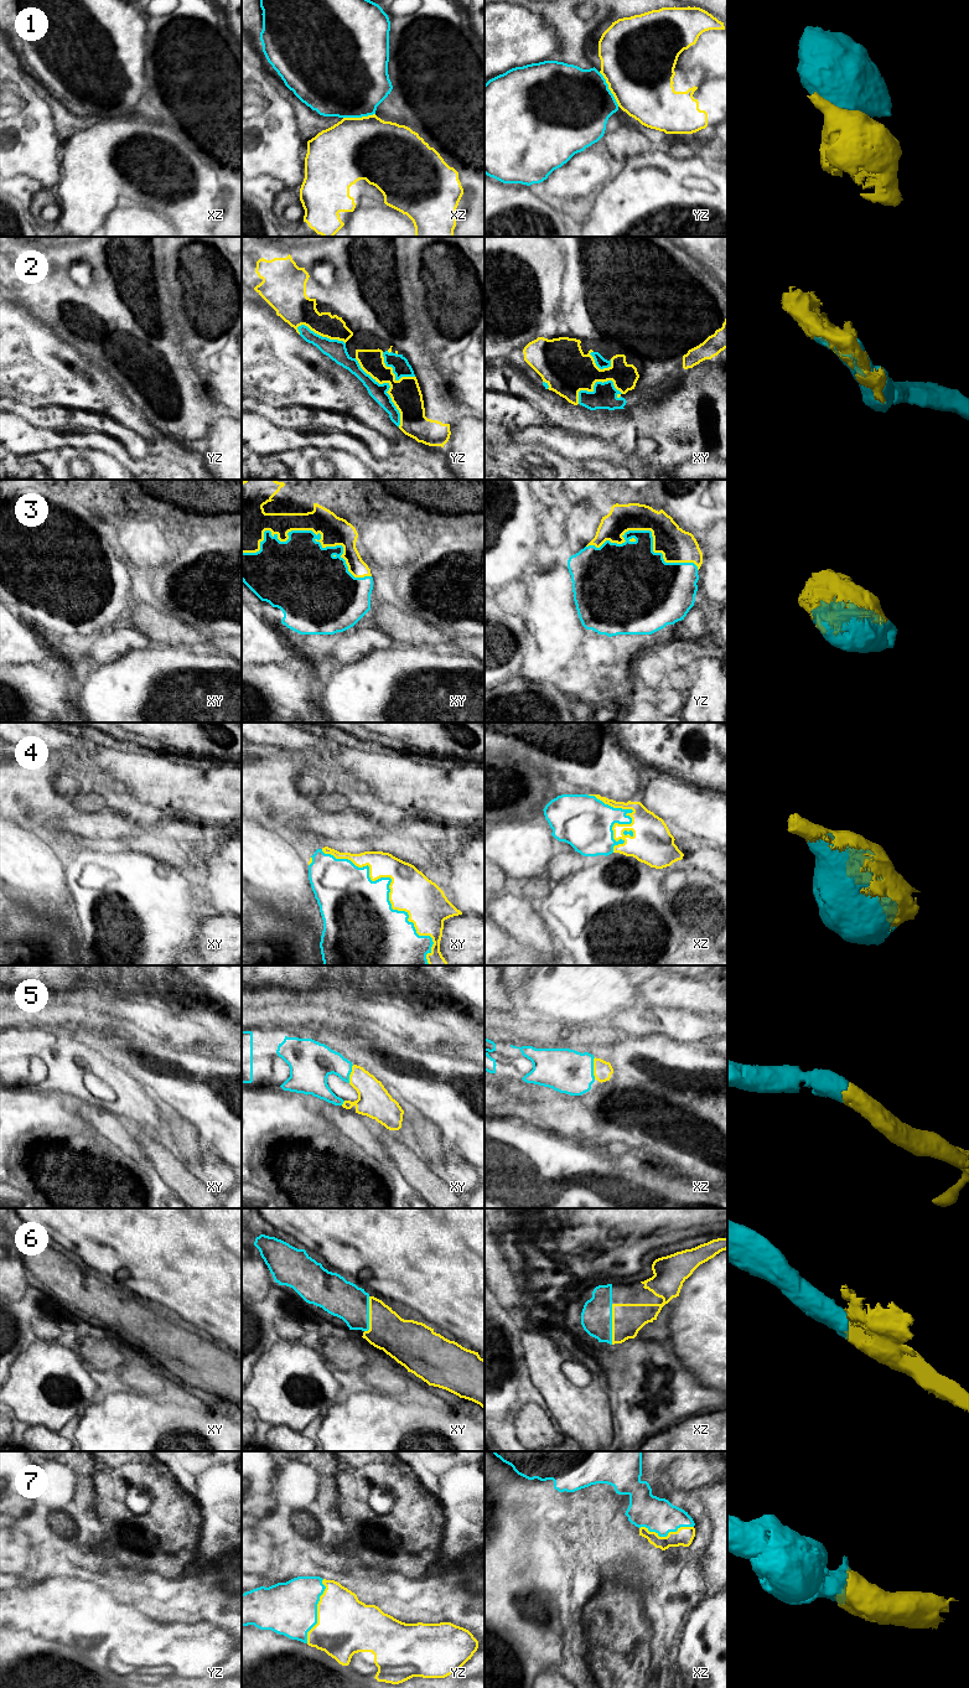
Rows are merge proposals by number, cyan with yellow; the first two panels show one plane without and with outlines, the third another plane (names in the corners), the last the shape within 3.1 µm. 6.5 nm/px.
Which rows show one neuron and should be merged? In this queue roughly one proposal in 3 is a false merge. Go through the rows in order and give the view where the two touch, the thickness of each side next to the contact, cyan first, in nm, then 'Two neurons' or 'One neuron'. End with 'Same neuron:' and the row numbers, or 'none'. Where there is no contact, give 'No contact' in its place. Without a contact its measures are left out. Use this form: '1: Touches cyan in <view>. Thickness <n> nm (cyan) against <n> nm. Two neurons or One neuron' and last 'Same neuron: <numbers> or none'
1: Touches cyan in yz. Thickness 480 nm (cyan) against 460 nm. Two neurons
2: Touches cyan in yz. Thickness 110 nm (cyan) against 200 nm. One neuron
3: Touches cyan in xy. Thickness 400 nm (cyan) against 190 nm. One neuron
4: Touches cyan in xy. Thickness 440 nm (cyan) against 280 nm. One neuron
5: Touches cyan in xz. Thickness 280 nm (cyan) against 120 nm. One neuron
6: Touches cyan in xz. Thickness 200 nm (cyan) against 200 nm. One neuron
7: Touches cyan in yz. Thickness 340 nm (cyan) against 380 nm. One neuron
Same neuron: 2, 3, 4, 5, 6, 7

